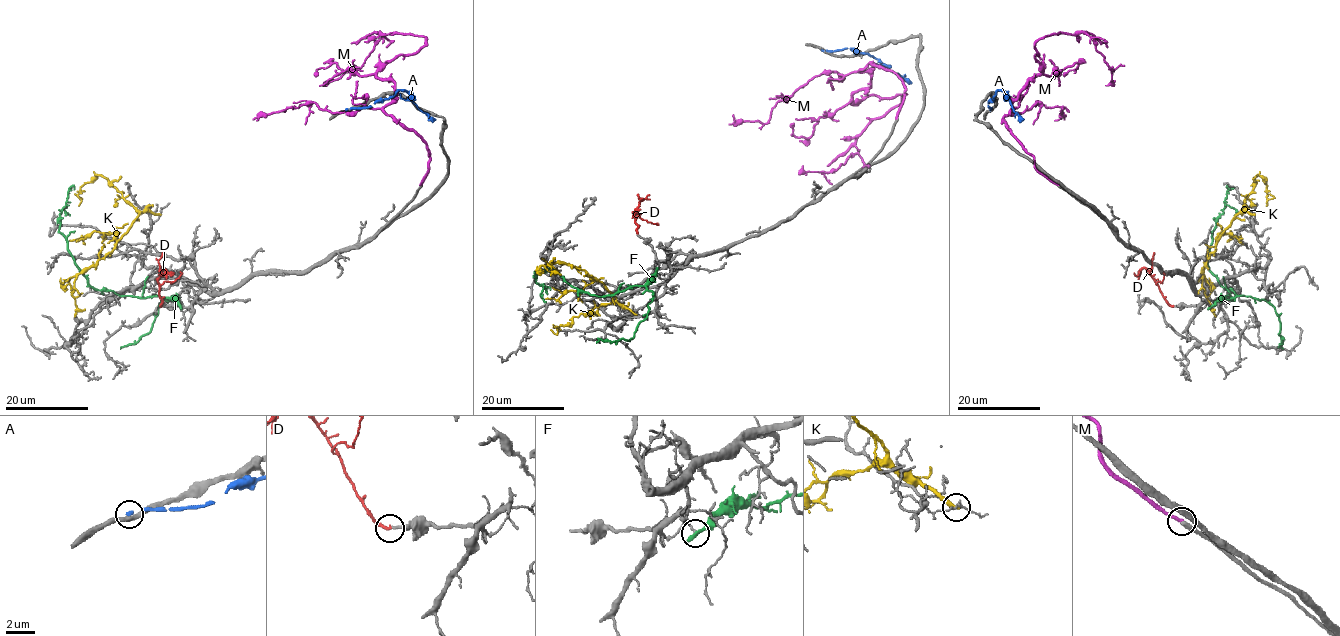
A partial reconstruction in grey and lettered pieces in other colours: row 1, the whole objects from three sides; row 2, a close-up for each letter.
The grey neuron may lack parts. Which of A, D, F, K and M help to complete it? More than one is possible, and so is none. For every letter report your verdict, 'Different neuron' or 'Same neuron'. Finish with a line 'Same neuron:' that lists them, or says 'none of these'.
A: Different neuron
D: Same neuron
F: Different neuron
K: Different neuron
M: Different neuron
Same neuron: D

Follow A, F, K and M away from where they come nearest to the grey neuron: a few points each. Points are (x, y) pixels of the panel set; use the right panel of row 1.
A: (990, 110), (990, 102), (997, 90), (1003, 90), (1022, 120)
F: (1210, 307), (1226, 297), (1236, 296), (1226, 289), (1208, 267), (1215, 219), (1222, 213), (1227, 186), (1230, 189)
K: (1254, 214), (1247, 211), (1239, 213), (1216, 242), (1203, 268), (1205, 297), (1215, 316)
M: (1058, 185), (1039, 171), (1004, 118), (1040, 73), (1035, 45), (1044, 36), (1087, 33), (1114, 85)

